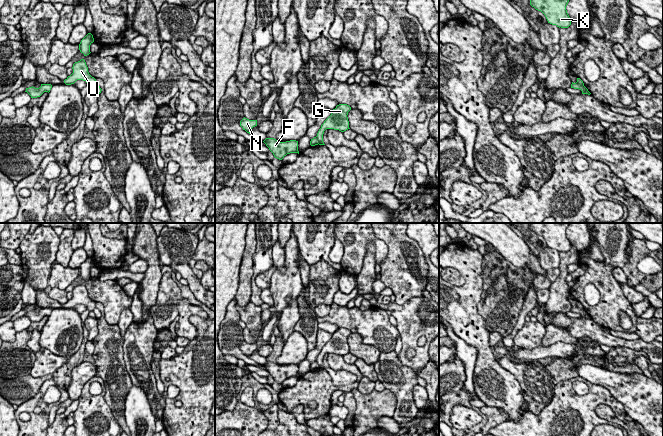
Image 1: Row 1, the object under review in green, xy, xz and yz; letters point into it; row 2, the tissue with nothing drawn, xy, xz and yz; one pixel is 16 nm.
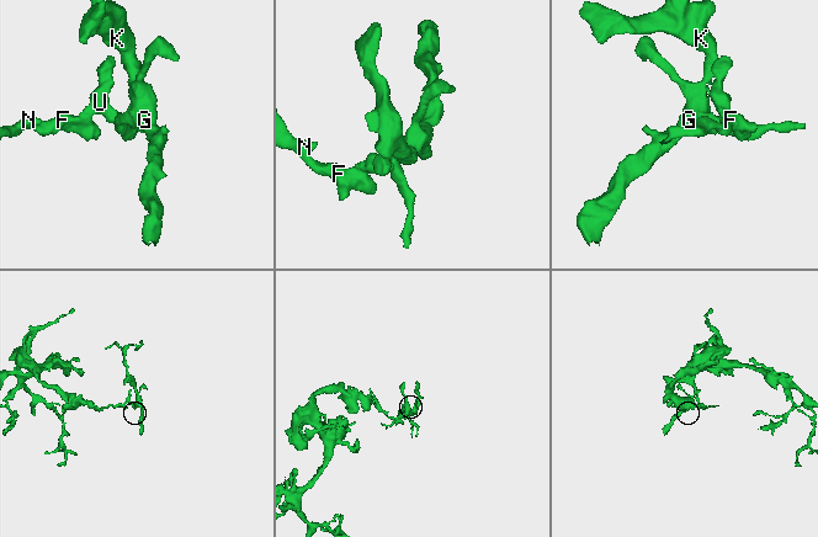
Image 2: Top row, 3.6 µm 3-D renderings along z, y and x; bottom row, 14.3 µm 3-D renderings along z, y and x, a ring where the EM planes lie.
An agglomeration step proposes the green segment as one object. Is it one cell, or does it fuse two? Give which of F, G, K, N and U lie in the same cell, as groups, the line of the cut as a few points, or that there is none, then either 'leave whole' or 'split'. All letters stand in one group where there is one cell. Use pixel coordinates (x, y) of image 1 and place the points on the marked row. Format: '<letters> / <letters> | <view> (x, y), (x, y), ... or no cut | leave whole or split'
F N U / G K | xy (95, 83), (92, 86) | split

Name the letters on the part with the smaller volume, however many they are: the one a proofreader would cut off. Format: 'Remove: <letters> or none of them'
Remove: G, K

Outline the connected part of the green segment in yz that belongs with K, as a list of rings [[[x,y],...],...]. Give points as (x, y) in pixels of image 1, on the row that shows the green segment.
[[[530,0],[530,5],[541,11],[548,23],[561,28],[568,28],[571,25],[566,6],[569,0]]]

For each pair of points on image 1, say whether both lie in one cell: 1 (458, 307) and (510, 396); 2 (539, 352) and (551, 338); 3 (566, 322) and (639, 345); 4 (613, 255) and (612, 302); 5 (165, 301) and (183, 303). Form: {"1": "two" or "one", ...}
{"1": "one", "2": "two", "3": "one", "4": "one", "5": "two"}

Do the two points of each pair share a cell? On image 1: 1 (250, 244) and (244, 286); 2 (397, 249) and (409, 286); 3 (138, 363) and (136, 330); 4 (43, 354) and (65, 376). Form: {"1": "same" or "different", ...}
{"1": "same", "2": "same", "3": "same", "4": "different"}

